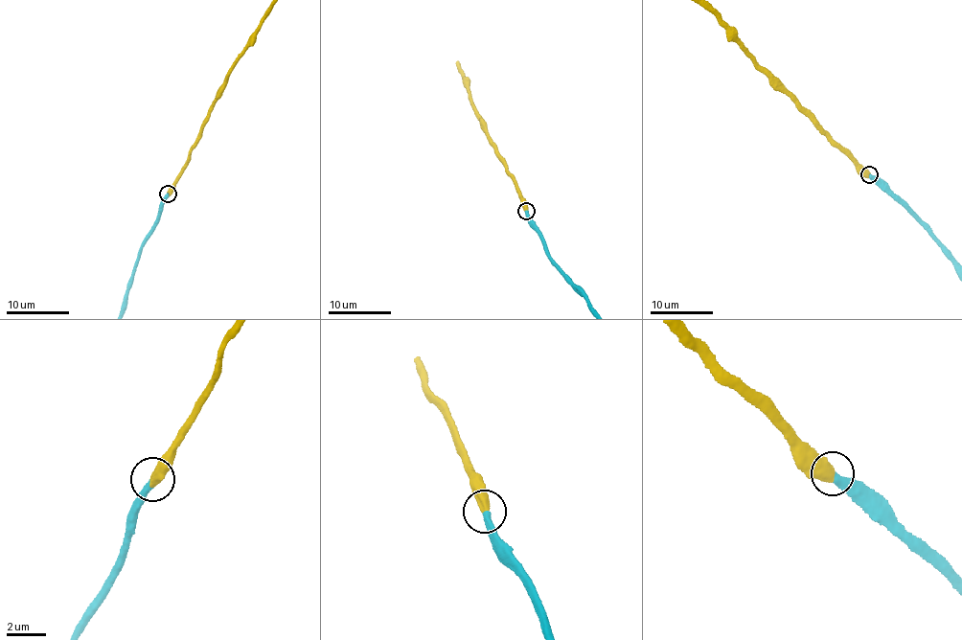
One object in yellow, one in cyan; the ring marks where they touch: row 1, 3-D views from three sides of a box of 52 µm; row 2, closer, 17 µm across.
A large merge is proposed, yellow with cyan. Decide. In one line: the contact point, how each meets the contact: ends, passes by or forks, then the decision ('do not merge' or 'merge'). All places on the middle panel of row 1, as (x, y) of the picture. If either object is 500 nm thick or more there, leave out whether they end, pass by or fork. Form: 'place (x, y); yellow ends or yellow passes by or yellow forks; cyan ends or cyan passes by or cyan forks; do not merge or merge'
place (526, 211); merge

